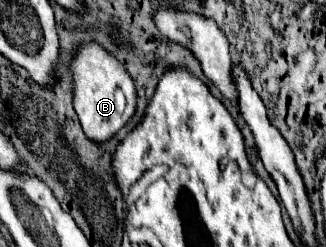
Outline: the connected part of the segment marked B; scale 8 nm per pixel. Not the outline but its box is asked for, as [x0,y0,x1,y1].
[72,44,136,142]

